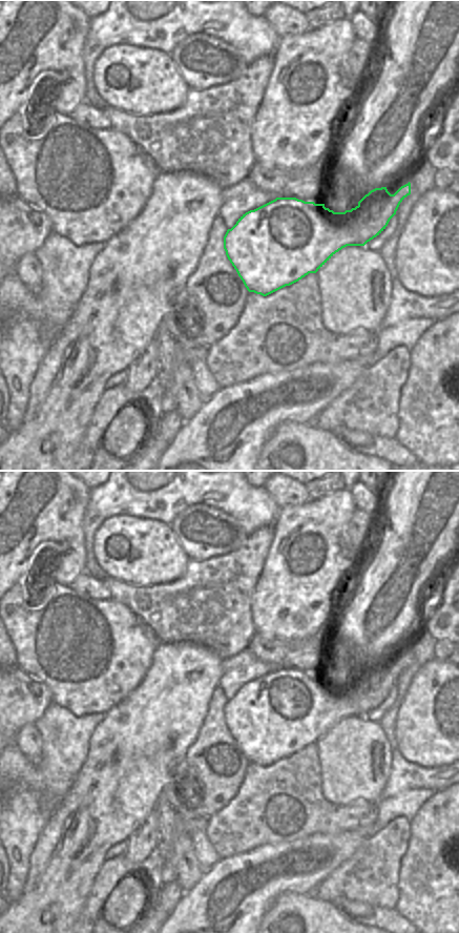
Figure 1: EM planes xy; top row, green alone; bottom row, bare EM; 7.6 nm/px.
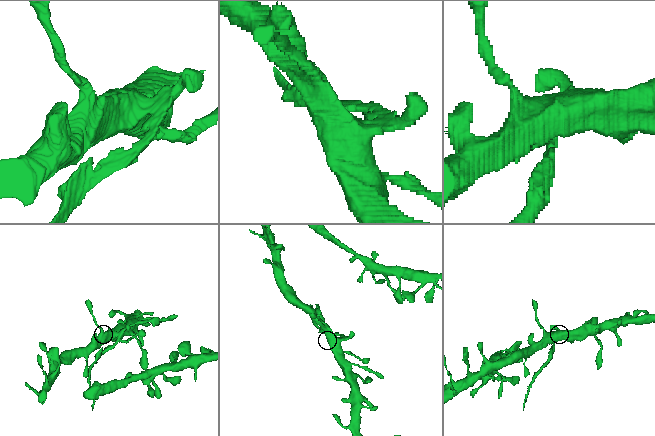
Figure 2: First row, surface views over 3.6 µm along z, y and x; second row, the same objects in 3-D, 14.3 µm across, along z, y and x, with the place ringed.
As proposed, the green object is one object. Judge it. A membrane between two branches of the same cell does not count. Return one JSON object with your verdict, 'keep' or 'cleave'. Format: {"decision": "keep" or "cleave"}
{"decision": "cleave"}

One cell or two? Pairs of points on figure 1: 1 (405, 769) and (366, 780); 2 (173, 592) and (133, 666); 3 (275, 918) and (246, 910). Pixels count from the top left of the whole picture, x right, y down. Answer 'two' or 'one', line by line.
1: two
2: two
3: two

